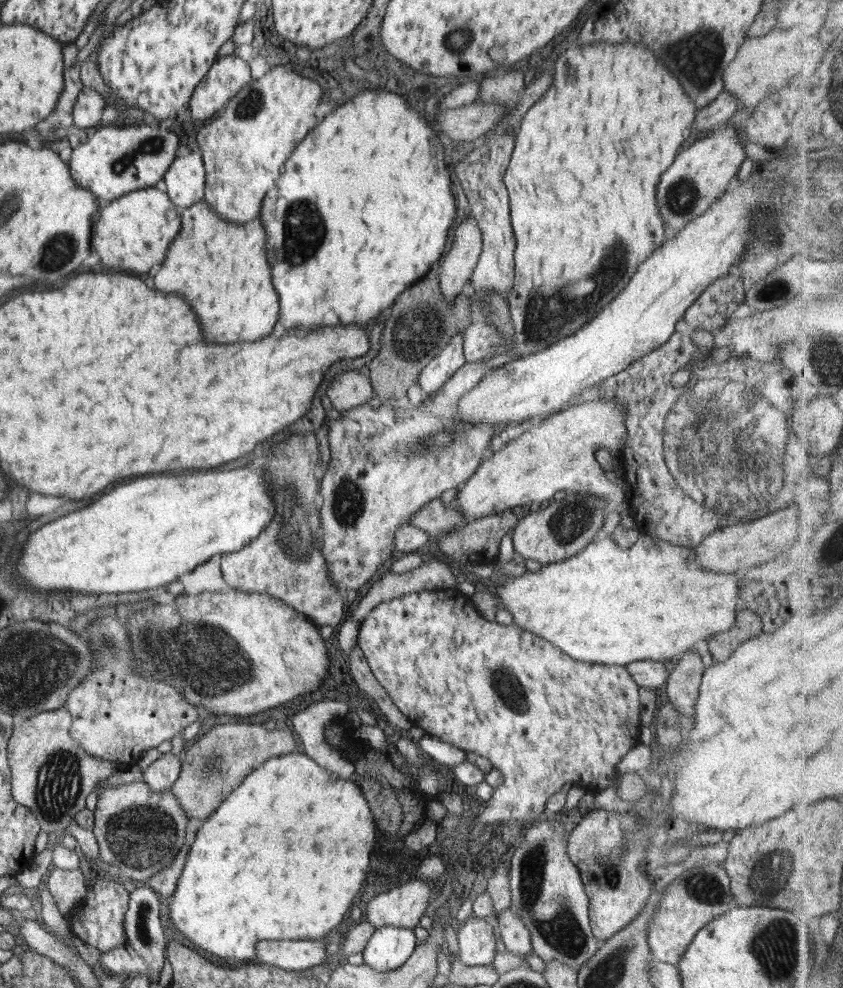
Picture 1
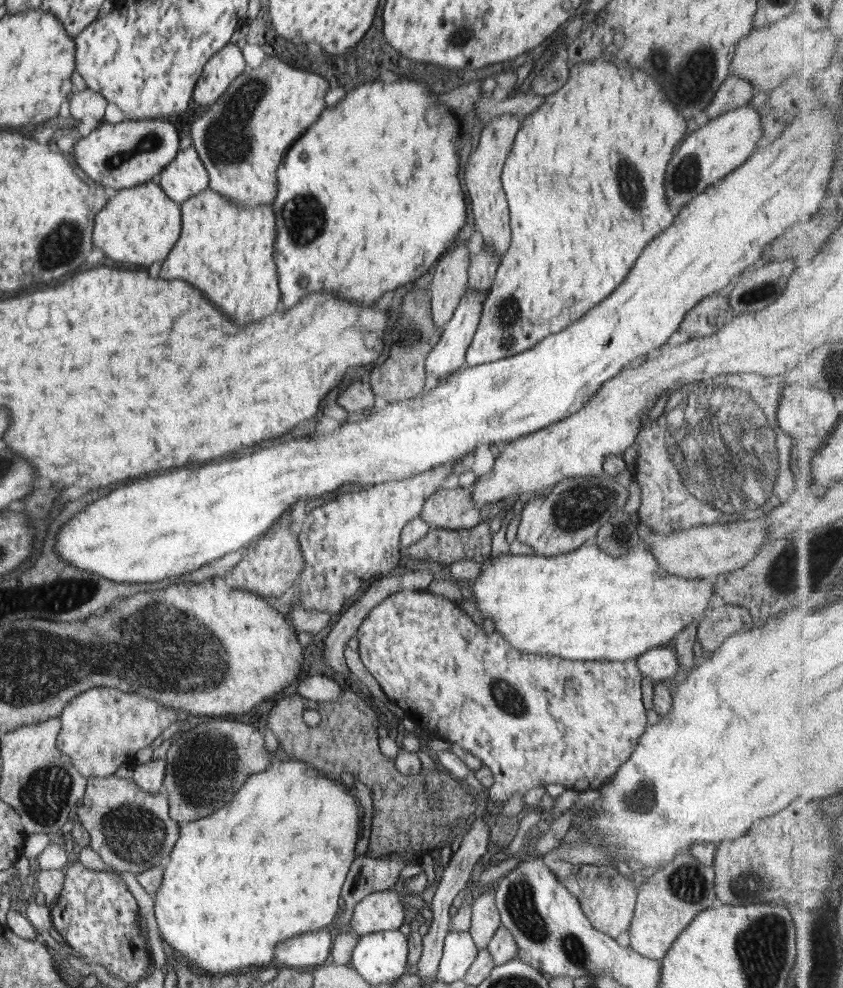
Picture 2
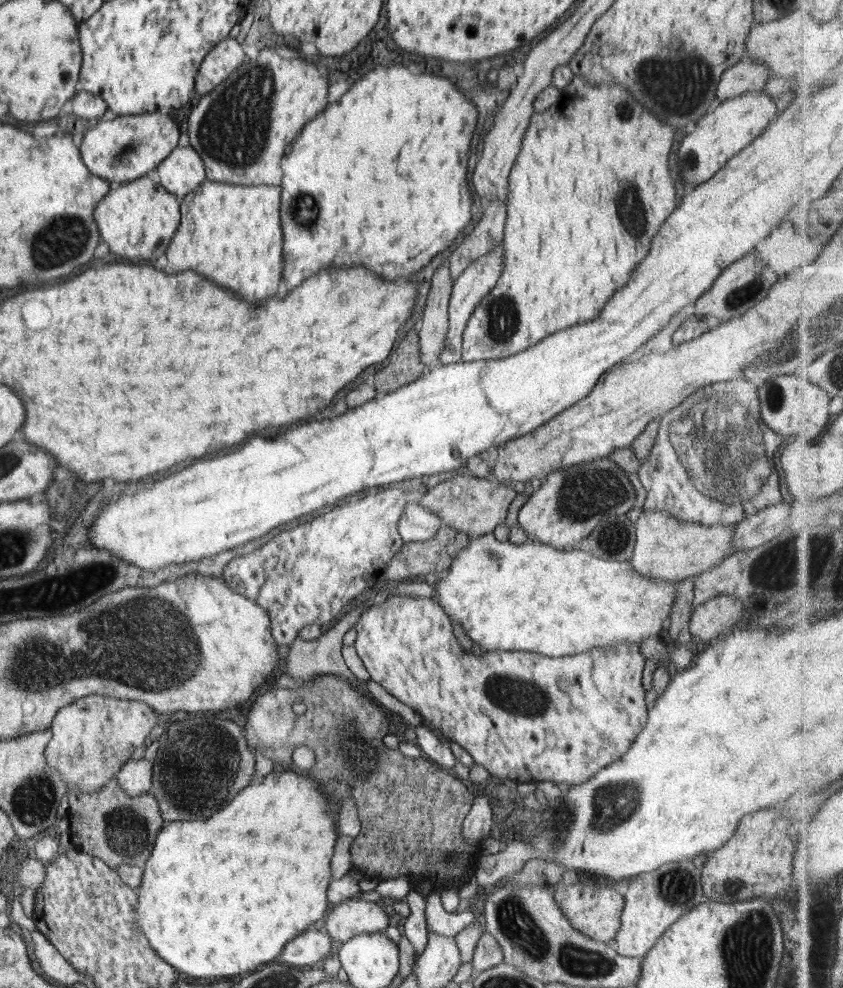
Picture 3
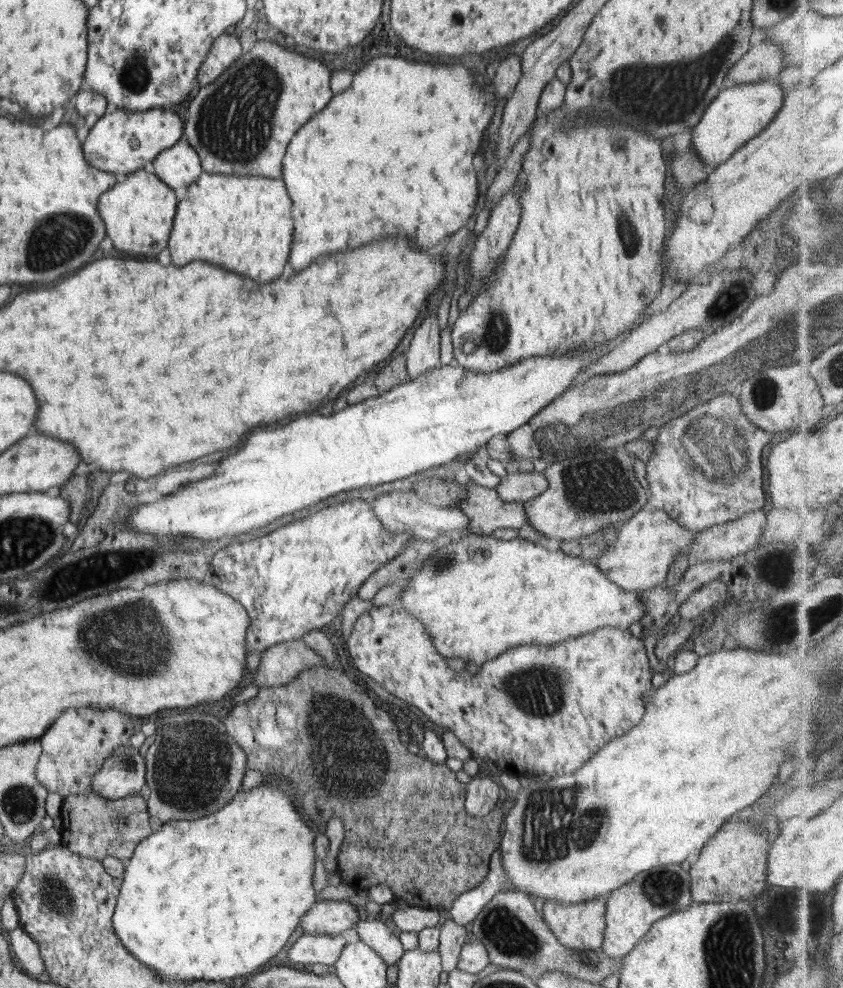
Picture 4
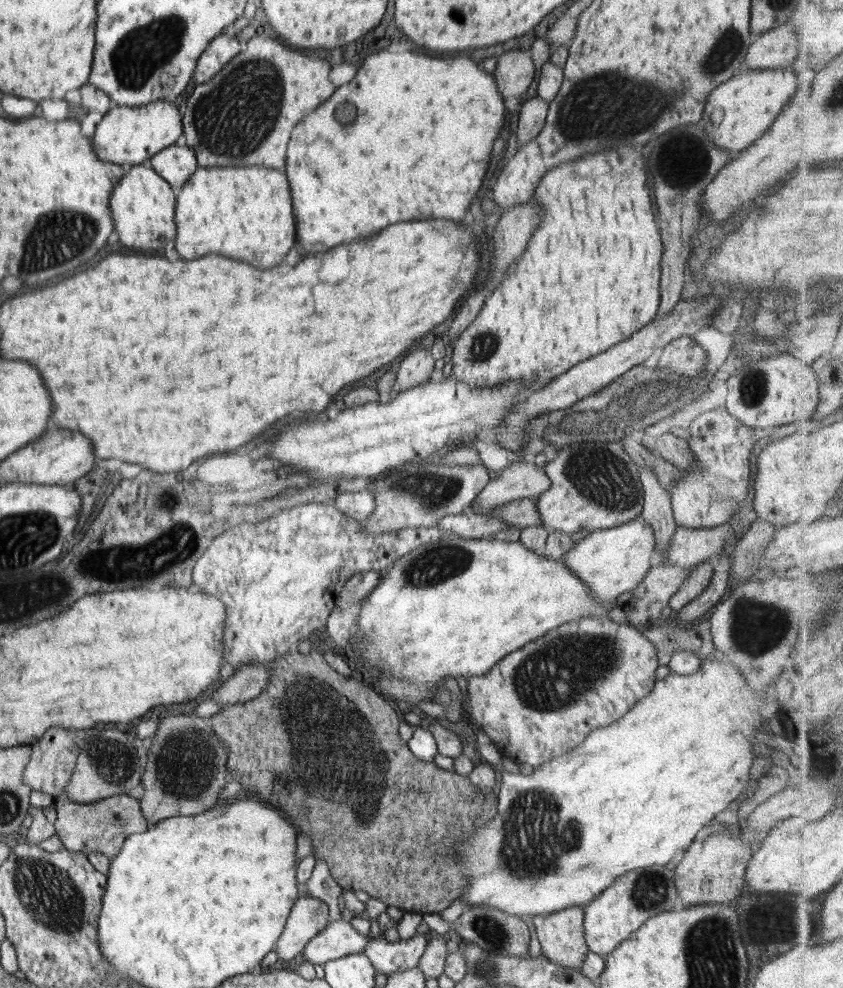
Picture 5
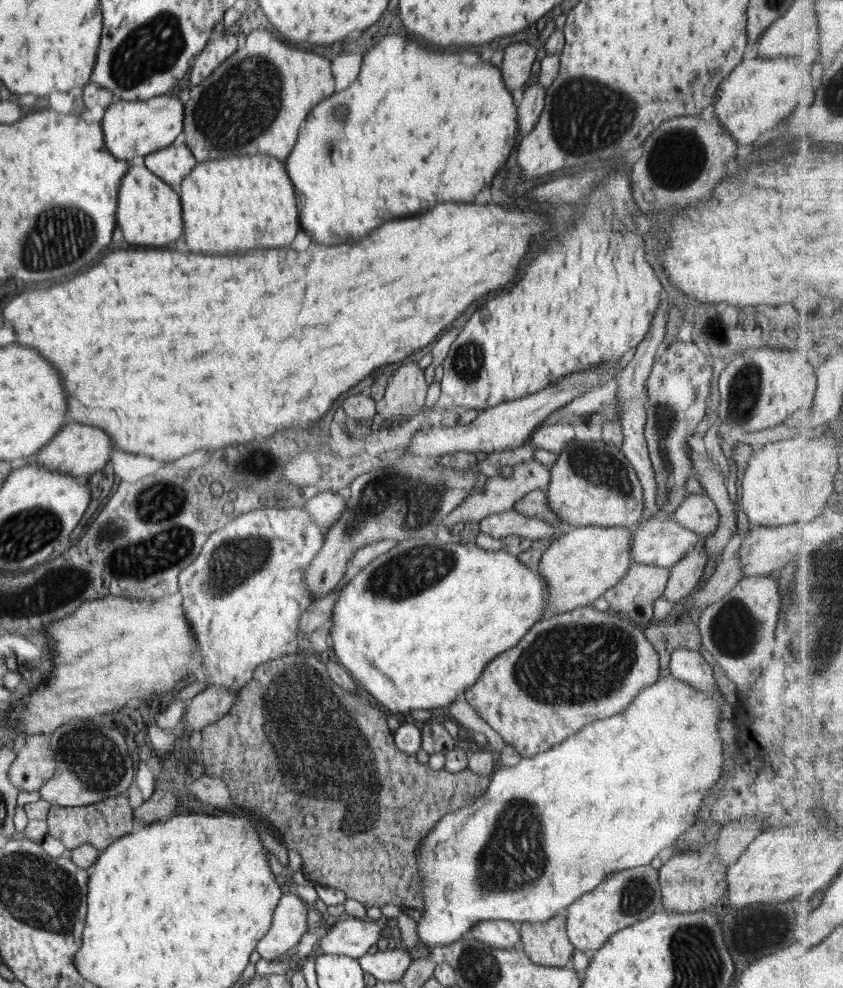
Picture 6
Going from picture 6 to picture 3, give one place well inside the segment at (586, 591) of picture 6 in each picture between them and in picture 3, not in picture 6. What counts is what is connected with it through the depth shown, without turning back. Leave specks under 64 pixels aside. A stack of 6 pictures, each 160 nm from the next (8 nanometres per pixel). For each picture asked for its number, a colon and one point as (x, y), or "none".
3: (666, 548)
4: (647, 543)
5: (614, 561)

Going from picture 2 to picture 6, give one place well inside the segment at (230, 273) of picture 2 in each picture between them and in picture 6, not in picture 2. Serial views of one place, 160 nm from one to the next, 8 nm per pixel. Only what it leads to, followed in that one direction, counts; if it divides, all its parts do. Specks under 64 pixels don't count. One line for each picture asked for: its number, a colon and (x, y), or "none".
3: (232, 234)
4: (243, 224)
5: (245, 212)
6: (246, 202)

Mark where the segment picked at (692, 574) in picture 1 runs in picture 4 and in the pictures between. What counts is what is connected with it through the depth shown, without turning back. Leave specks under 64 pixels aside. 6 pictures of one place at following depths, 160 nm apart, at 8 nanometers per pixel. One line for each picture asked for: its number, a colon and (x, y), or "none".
2: (586, 604)
3: (531, 597)
4: (478, 596)

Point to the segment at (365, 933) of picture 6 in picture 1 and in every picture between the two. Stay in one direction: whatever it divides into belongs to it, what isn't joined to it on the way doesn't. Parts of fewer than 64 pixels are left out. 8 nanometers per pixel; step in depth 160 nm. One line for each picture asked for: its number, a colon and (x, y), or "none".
1: (292, 955)
2: (311, 948)
3: (309, 949)
4: (309, 949)
5: (339, 938)

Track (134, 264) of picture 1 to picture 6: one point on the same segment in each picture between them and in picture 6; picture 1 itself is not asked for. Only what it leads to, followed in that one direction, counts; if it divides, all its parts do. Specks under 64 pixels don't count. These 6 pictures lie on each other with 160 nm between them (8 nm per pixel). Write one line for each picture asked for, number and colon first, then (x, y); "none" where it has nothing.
2: (140, 225)
3: (137, 220)
4: (138, 213)
5: (143, 205)
6: (149, 213)

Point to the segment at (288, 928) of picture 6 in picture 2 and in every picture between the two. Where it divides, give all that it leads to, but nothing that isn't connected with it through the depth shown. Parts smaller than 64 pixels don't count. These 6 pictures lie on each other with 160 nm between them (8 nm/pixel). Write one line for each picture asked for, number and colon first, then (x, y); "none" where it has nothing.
2: (381, 911)
3: (354, 916)
4: (329, 916)
5: (309, 915)

